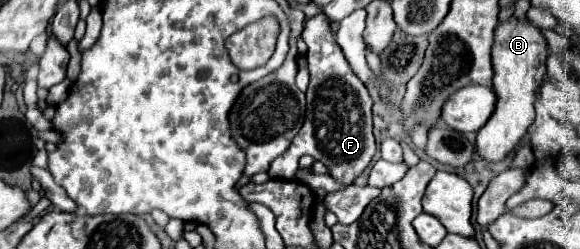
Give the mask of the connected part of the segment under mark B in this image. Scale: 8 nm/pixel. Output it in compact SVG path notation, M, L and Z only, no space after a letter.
M509 18L505 24L499 24L495 30L493 42L493 90L497 96L497 104L487 124L477 132L475 152L487 162L501 162L505 156L521 142L533 124L535 110L533 102L537 98L537 86L541 86L541 78L547 74L547 42L541 38L541 30L531 22L519 22Z

